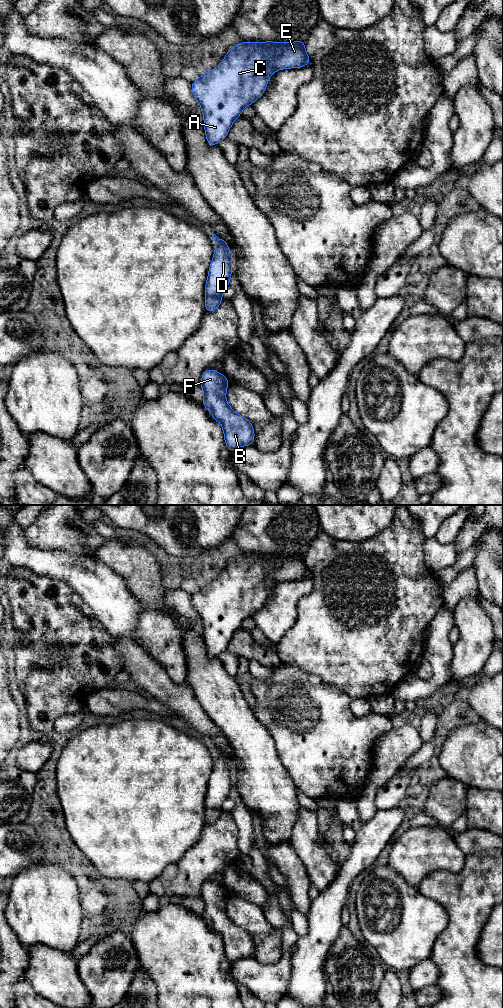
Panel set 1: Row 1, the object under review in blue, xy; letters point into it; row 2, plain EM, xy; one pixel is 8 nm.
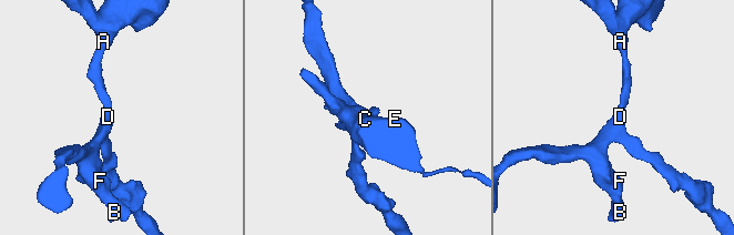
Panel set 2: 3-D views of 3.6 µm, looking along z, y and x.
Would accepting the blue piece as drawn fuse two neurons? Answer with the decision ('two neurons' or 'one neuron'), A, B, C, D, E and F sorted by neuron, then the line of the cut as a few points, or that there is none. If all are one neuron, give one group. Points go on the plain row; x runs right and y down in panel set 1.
one neuron; groups A B C D E F; cut none

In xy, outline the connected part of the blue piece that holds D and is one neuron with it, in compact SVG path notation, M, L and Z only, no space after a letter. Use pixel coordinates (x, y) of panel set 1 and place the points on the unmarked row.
M211 746L215 753L215 763L211 773L205 798L205 822L215 823L222 814L223 803L229 798L232 788L231 776L233 769L228 761L228 755L215 746Z

